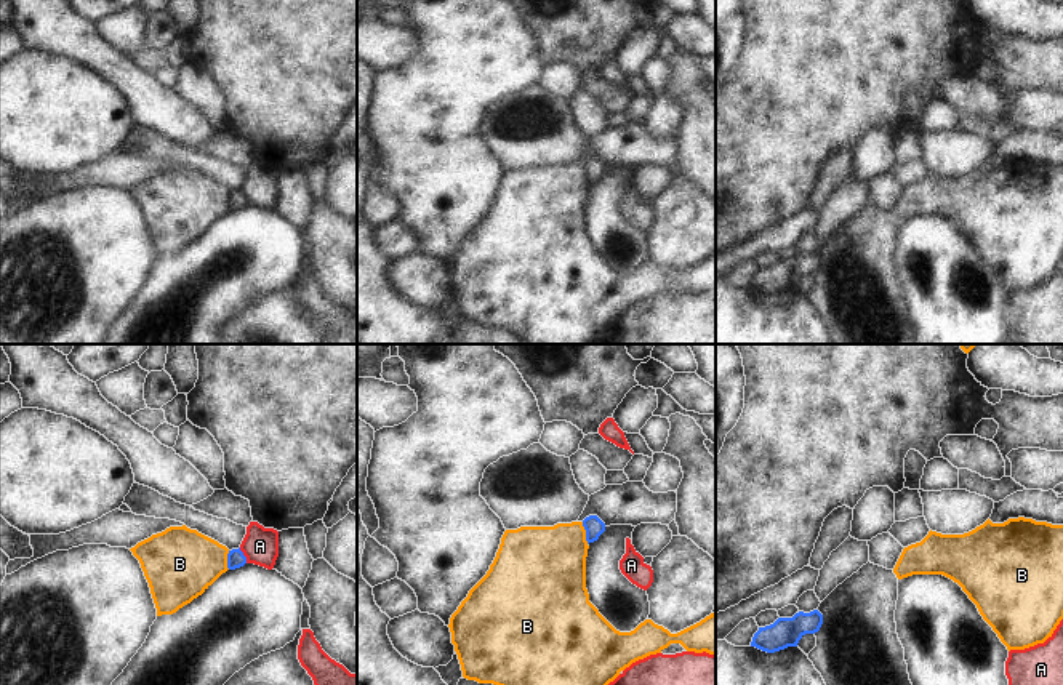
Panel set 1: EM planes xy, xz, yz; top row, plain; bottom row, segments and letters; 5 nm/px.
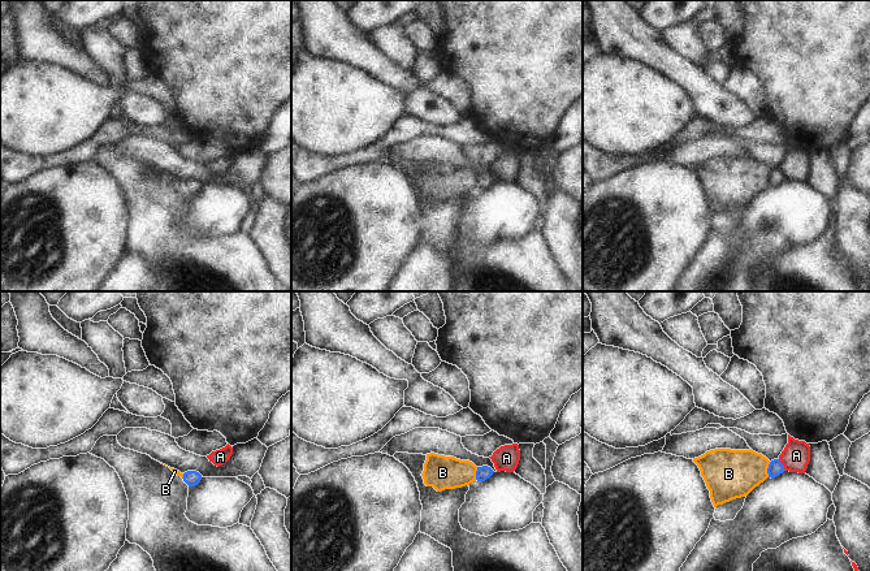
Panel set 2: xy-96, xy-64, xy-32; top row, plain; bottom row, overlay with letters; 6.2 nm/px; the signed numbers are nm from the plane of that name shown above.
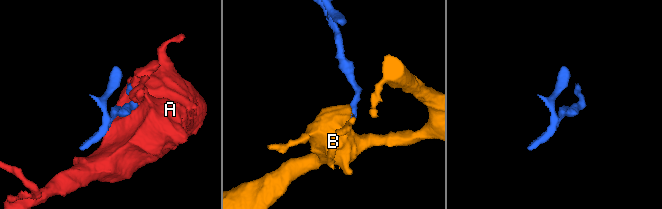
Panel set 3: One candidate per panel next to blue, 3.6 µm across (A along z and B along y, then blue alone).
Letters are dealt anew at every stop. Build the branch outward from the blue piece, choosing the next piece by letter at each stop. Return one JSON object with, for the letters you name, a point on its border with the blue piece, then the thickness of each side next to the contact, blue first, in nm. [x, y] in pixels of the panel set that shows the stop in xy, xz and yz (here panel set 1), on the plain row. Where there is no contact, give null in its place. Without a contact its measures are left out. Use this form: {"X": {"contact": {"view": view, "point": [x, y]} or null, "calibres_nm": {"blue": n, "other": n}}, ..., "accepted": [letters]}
{"accepted": []}

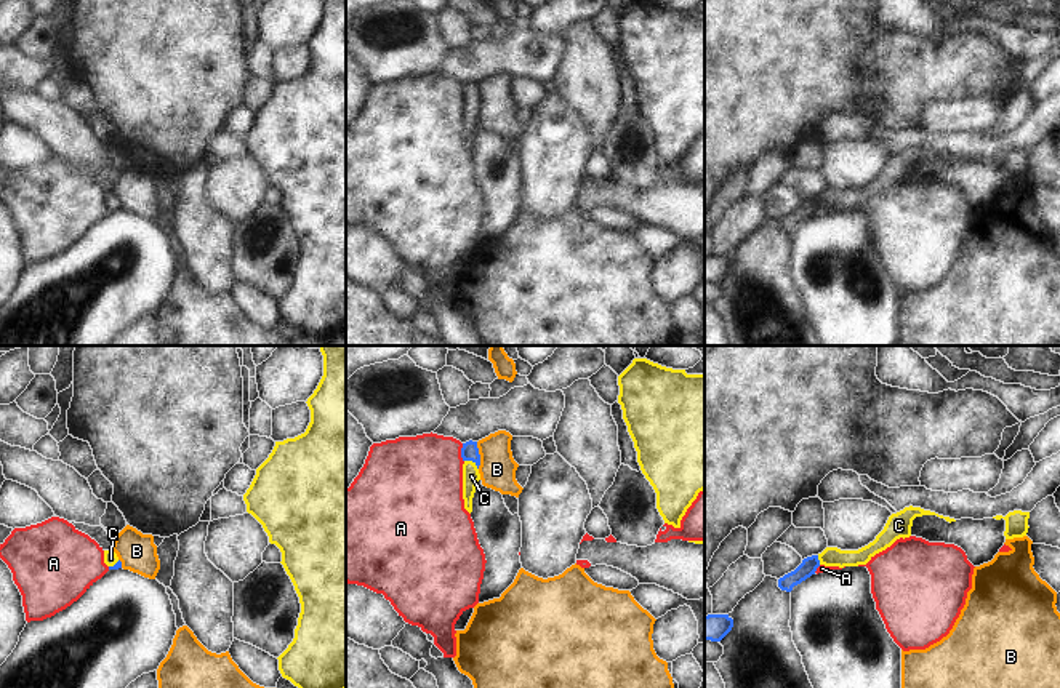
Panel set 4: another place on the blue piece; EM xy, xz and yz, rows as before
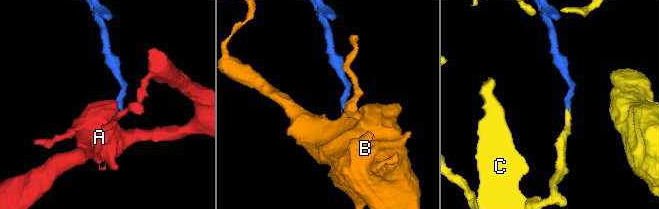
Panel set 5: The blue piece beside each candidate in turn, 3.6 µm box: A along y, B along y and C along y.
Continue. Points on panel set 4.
{"C": {"contact": {"view": "xz", "point": [473, 103]}, "calibres_nm": {"blue": 90, "other": 90}}, "accepted": ["C"]}

